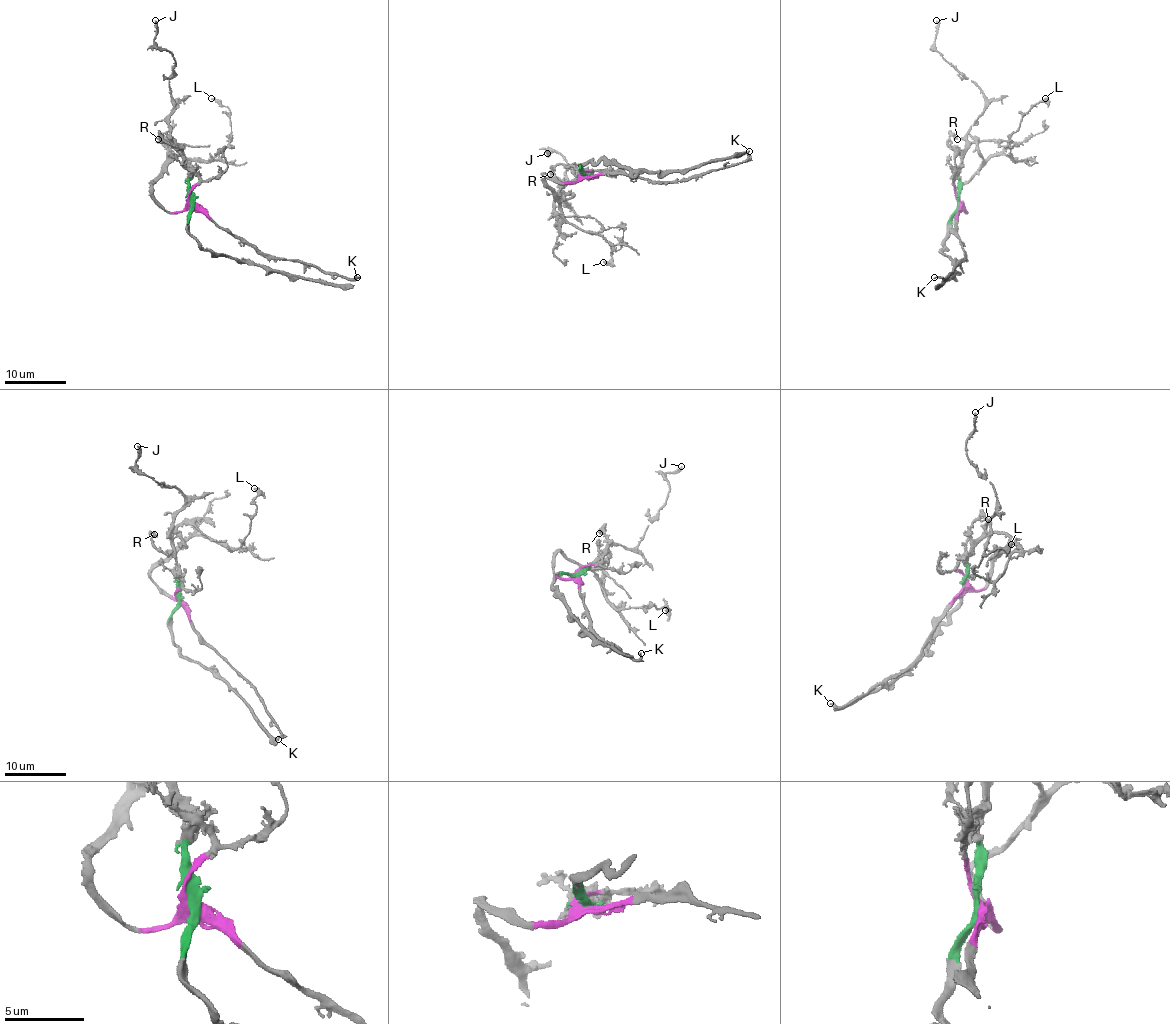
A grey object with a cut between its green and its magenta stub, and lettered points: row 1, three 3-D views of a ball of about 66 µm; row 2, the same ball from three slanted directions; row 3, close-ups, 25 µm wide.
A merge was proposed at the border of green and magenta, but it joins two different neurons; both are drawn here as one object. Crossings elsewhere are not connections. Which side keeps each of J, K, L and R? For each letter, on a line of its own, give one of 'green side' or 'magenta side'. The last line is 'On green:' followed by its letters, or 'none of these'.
J: green side
K: magenta side
L: magenta side
R: green side
On green: J, R

